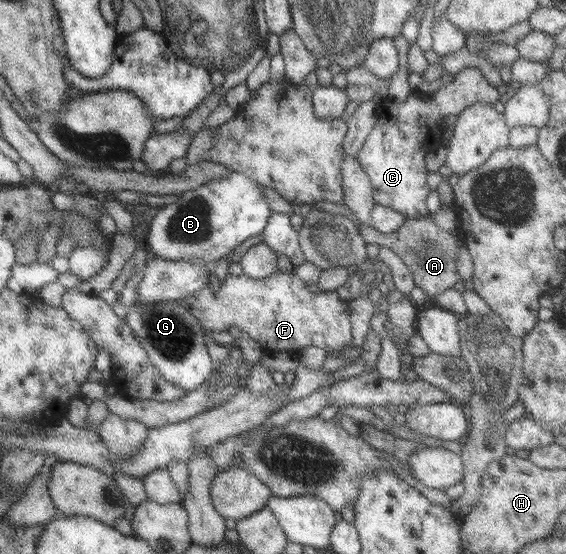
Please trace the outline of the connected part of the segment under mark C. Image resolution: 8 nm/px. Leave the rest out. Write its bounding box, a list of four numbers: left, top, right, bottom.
[356,67,500,218]

